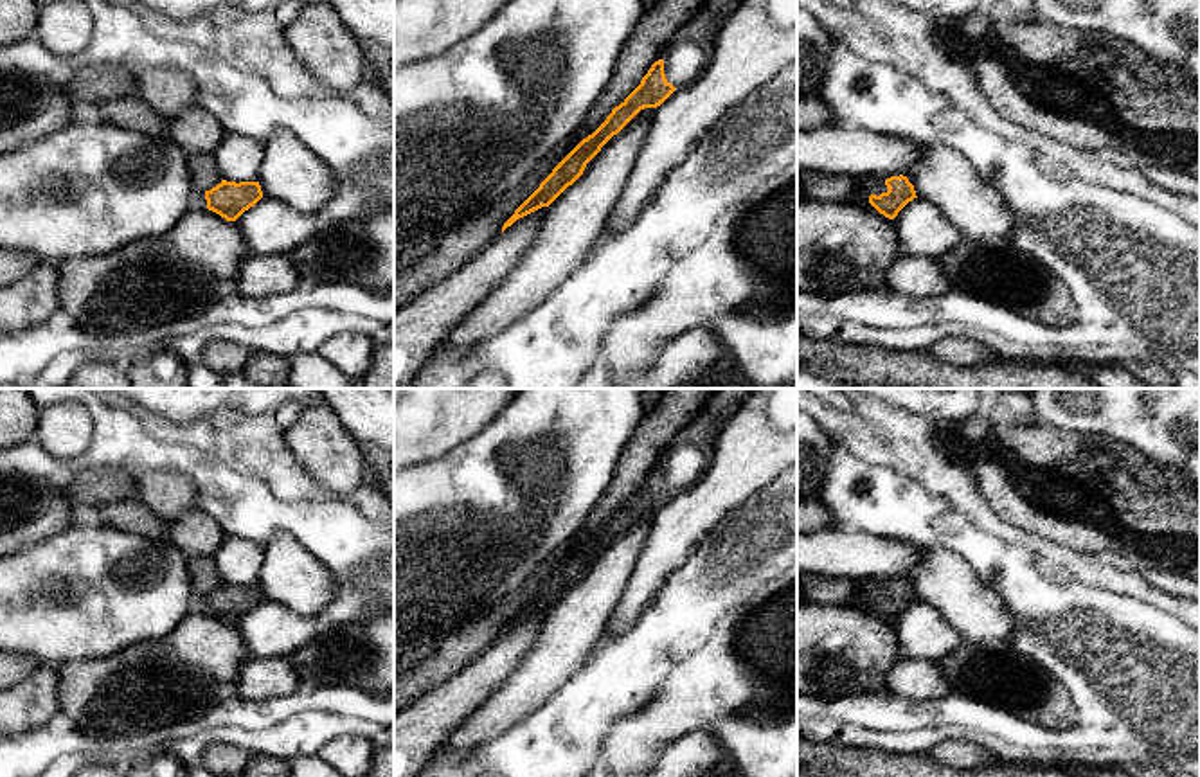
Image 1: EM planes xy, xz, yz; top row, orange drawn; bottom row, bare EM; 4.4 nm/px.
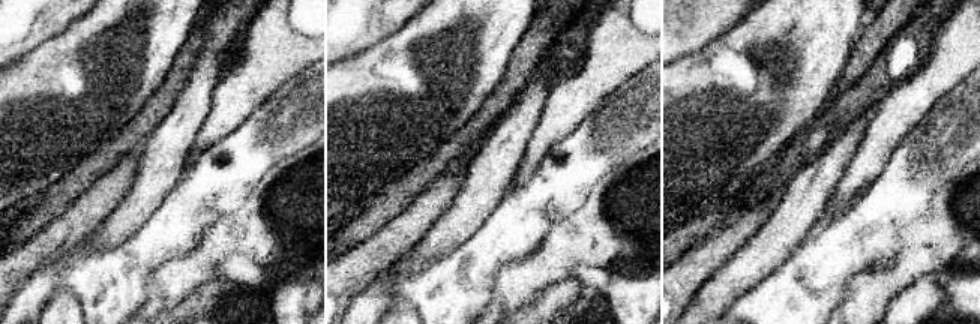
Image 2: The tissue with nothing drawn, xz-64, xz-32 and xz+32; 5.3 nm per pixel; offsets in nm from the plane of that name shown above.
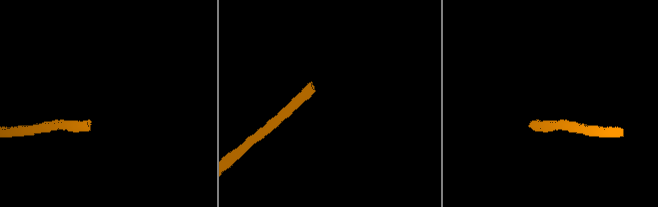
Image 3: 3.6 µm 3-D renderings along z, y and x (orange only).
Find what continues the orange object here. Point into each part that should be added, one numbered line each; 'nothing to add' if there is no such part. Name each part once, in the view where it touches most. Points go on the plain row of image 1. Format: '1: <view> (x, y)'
1: yz (877, 590)

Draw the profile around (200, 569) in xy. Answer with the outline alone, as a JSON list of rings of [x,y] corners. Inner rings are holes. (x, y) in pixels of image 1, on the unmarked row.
[[[189,558],[187,567],[194,594],[205,595],[221,586],[223,581],[214,568],[212,558]]]

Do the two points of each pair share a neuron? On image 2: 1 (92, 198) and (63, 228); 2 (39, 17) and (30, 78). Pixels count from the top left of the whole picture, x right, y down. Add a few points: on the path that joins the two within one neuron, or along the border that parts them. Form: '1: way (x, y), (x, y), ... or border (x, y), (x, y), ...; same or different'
1: way (86, 206), (71, 221); same
2: border (66, 27), (15, 62); different

